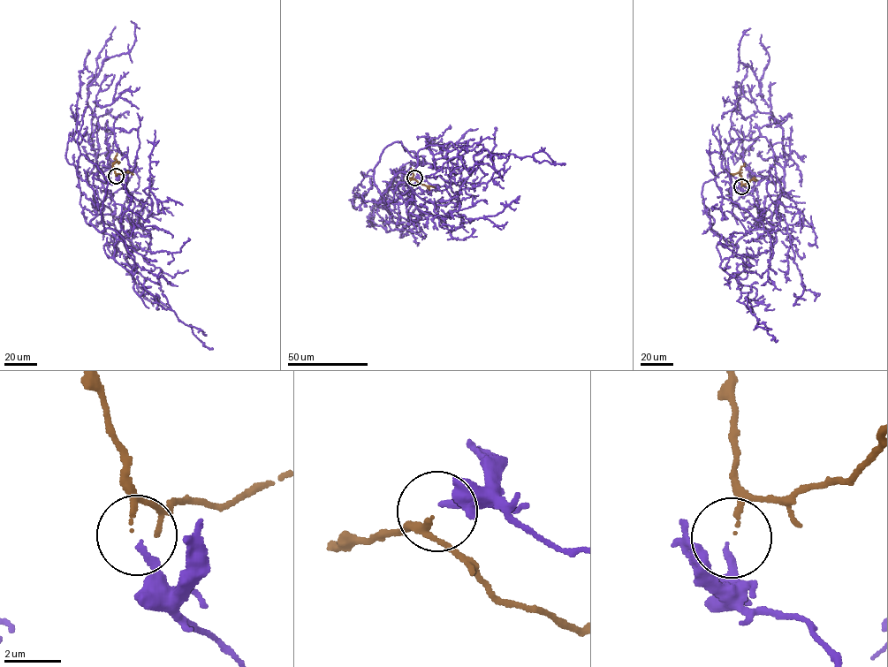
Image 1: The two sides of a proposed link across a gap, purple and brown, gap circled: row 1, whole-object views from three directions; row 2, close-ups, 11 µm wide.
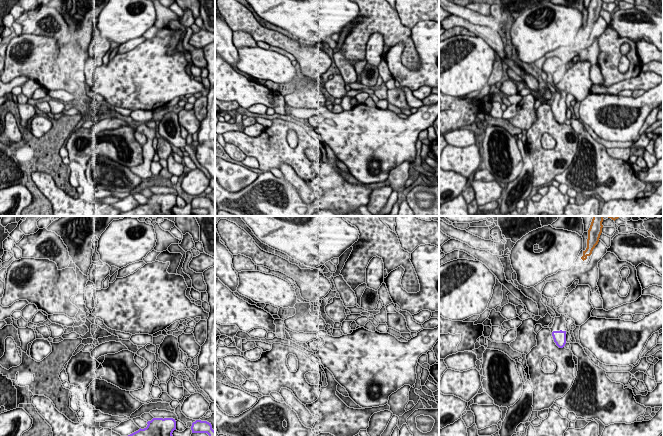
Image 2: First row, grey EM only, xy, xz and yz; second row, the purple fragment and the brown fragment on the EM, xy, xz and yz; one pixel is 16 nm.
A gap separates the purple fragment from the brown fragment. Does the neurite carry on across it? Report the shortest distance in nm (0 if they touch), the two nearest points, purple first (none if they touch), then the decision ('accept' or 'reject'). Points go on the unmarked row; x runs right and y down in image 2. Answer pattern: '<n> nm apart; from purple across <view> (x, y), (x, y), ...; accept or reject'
1150 nm apart; from purple across yz (565, 107), (583, 36); accept

